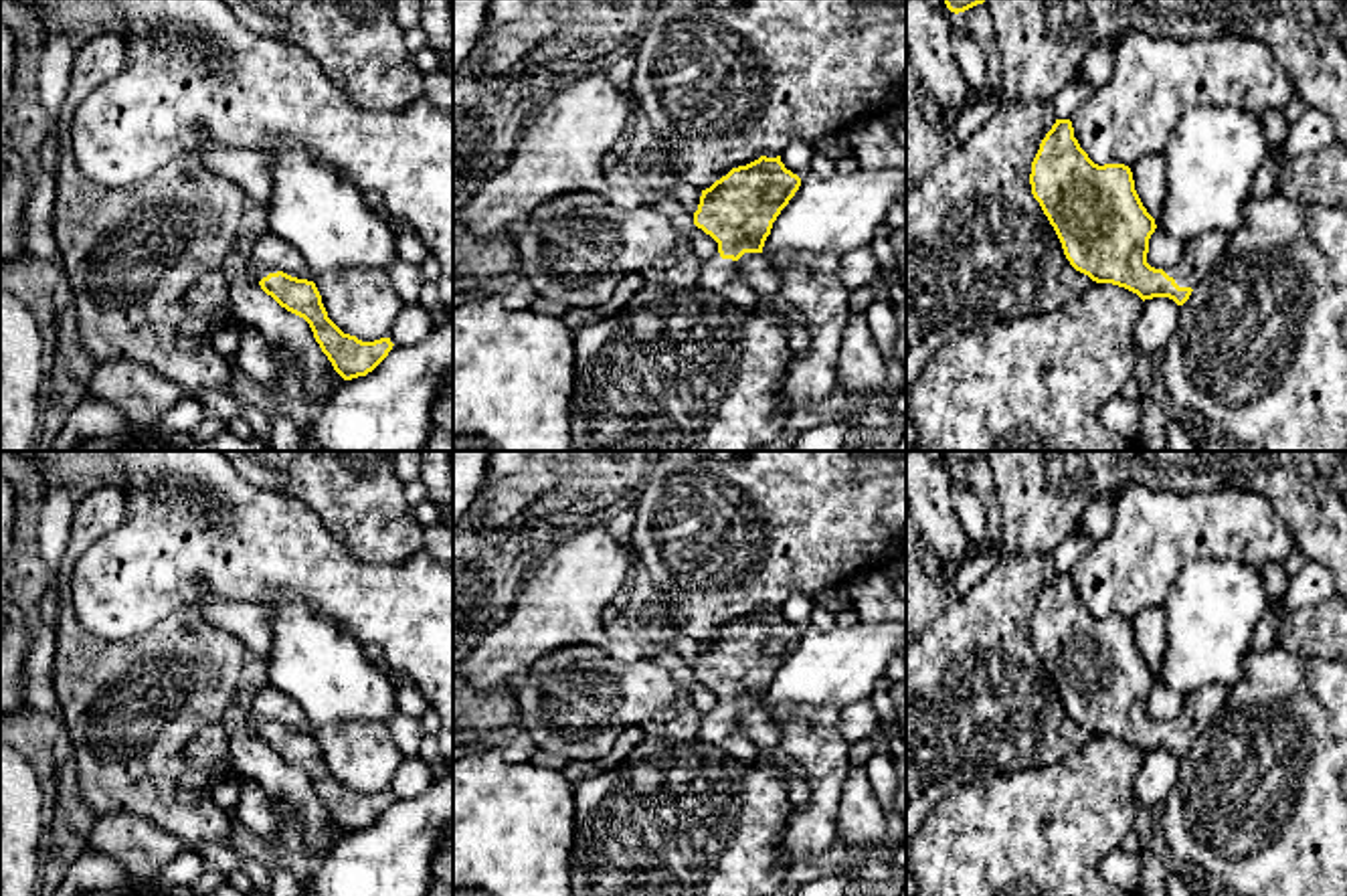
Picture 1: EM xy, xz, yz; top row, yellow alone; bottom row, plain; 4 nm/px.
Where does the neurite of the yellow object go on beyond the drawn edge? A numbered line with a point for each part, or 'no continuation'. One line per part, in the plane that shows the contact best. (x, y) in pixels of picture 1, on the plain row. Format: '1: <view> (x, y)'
1: yz (1202, 706)

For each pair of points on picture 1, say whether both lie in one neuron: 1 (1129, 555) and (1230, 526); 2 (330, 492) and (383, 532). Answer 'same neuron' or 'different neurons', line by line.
1: same neuron
2: same neuron

